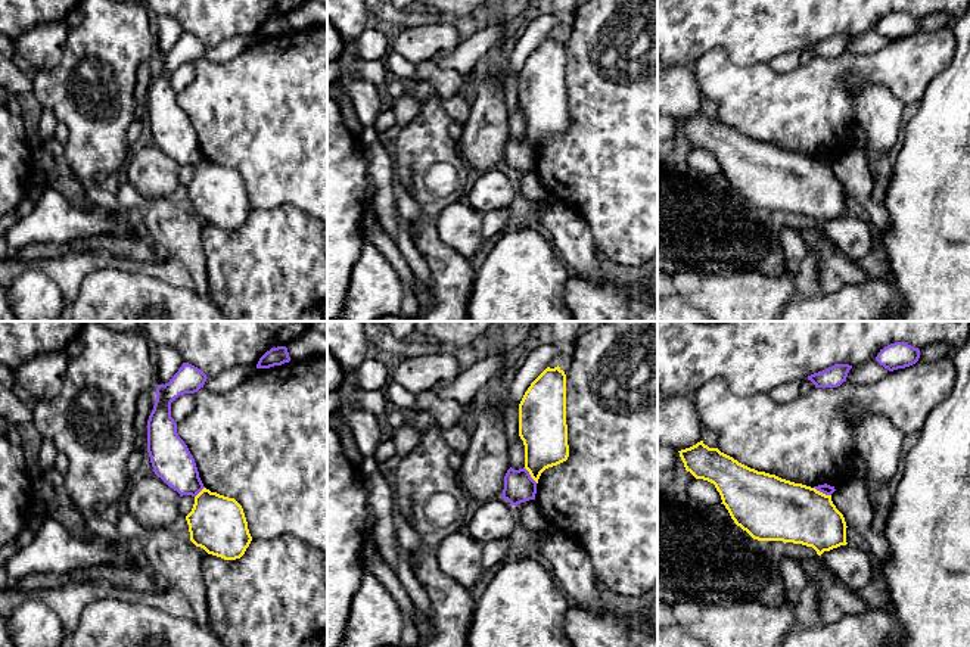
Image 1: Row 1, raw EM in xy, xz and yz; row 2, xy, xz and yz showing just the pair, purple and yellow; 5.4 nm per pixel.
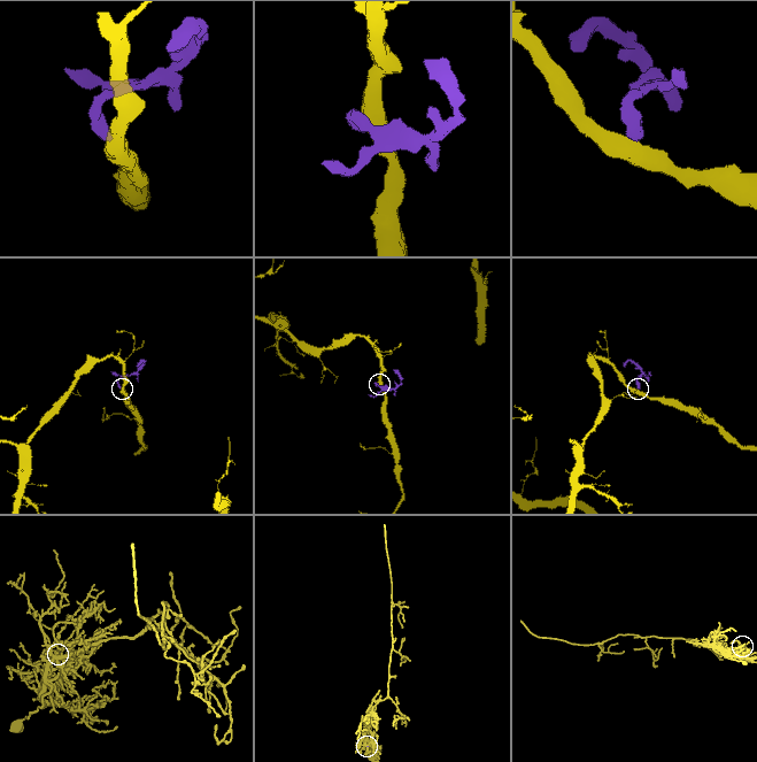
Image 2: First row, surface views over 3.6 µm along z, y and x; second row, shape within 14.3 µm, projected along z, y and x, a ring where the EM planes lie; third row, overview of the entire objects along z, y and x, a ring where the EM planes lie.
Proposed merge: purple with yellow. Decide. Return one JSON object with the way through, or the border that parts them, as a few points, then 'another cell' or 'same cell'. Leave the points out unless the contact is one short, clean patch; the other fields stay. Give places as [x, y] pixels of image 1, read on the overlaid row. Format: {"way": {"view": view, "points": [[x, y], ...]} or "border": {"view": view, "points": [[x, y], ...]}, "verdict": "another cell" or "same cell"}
{"border": {"view": "yz", "points": [[814, 487], [830, 495]]}, "verdict": "another cell"}

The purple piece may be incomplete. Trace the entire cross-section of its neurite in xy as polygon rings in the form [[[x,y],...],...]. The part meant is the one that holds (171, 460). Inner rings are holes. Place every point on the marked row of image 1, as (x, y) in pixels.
[[[183,363],[168,383],[158,385],[155,405],[147,420],[147,452],[153,472],[180,497],[196,497],[205,486],[193,455],[177,433],[171,402],[180,395],[198,392],[206,379],[198,367]]]

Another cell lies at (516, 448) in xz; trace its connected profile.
[[[520,436],[510,444],[510,467],[514,470],[525,467],[525,445]]]

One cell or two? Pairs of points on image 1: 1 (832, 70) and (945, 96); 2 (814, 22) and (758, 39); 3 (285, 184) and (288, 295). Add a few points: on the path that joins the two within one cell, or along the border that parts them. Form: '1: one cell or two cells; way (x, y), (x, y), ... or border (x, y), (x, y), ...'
1: two cells; border (948, 67), (930, 81), (919, 100)
2: one cell; way (801, 22), (795, 25), (771, 25)
3: two cells; border (252, 207), (274, 208), (292, 204), (311, 217)

